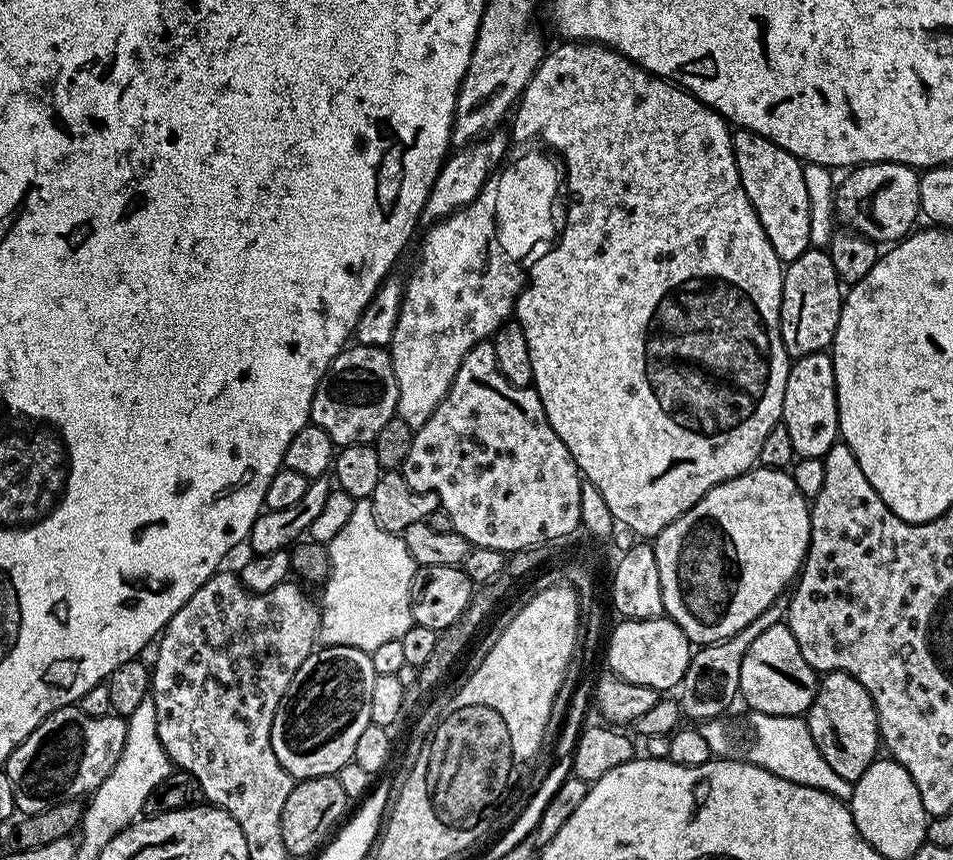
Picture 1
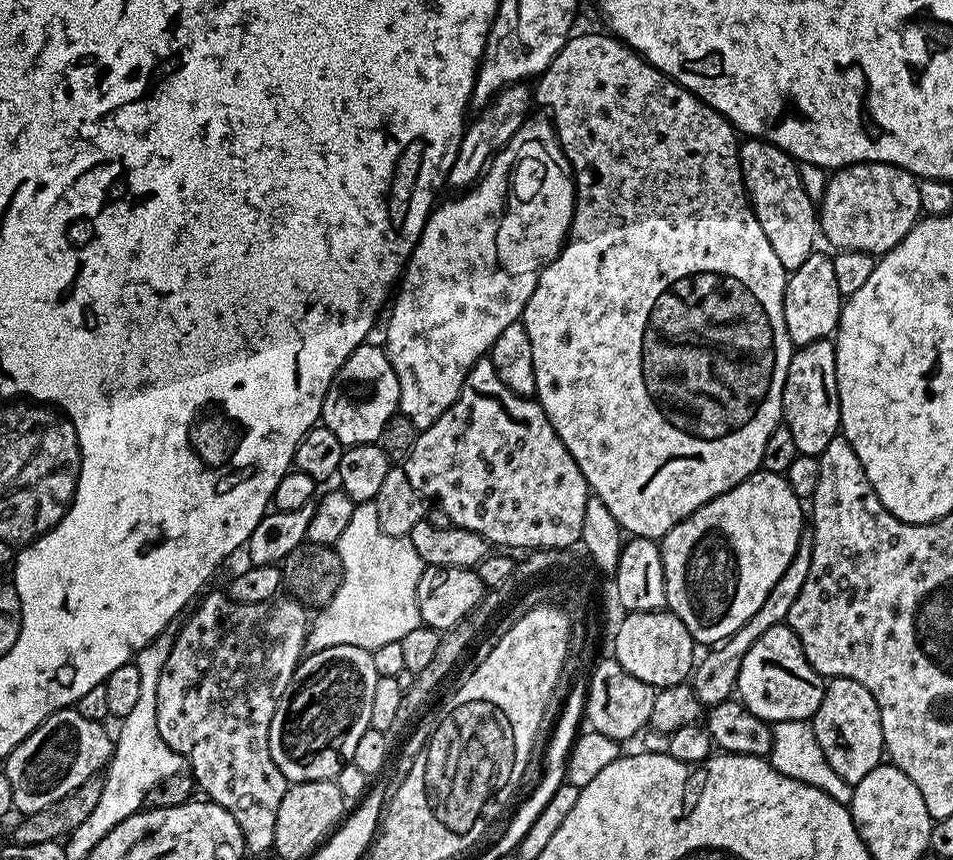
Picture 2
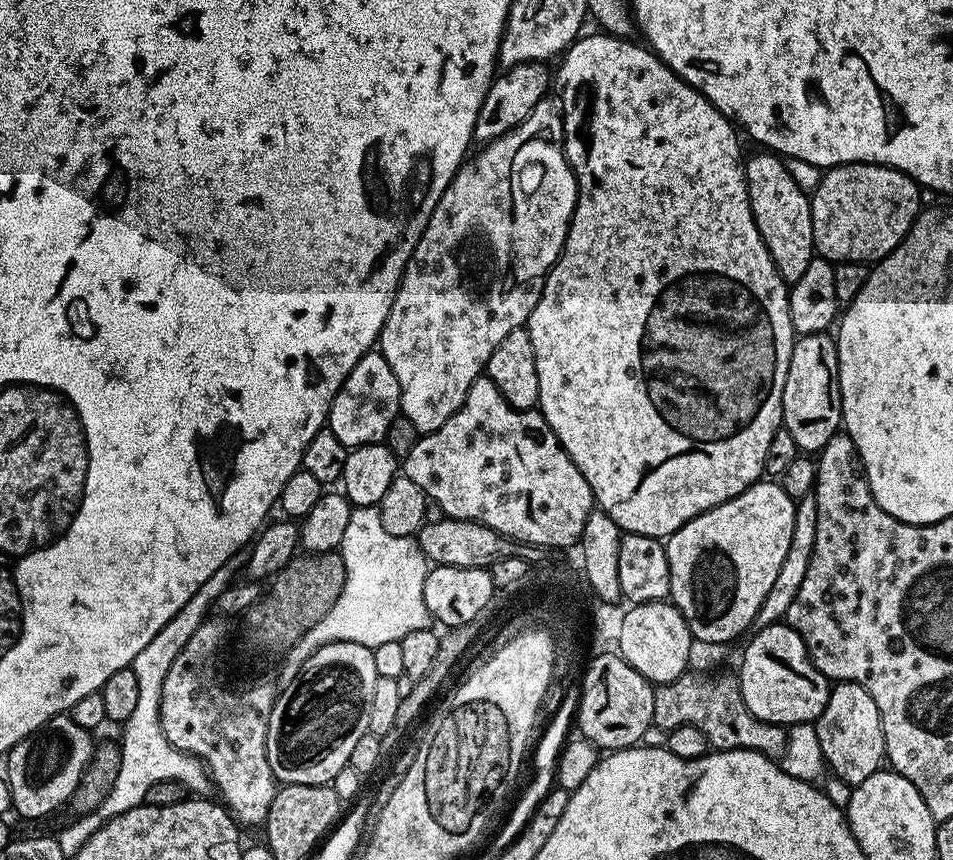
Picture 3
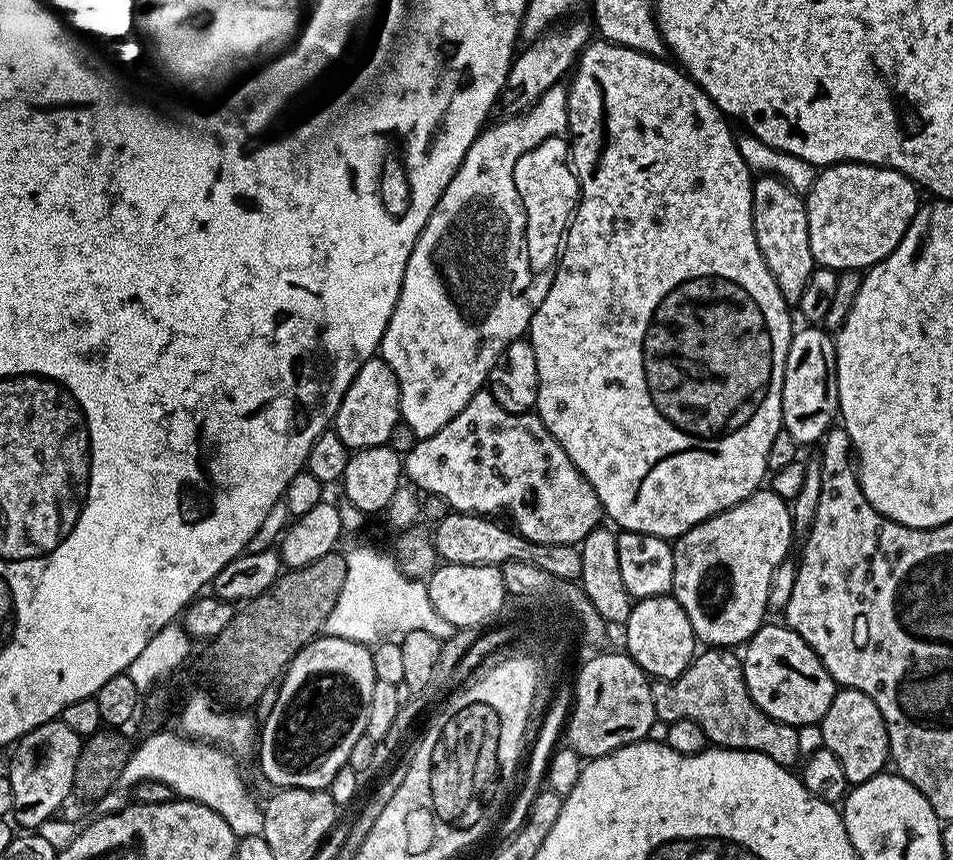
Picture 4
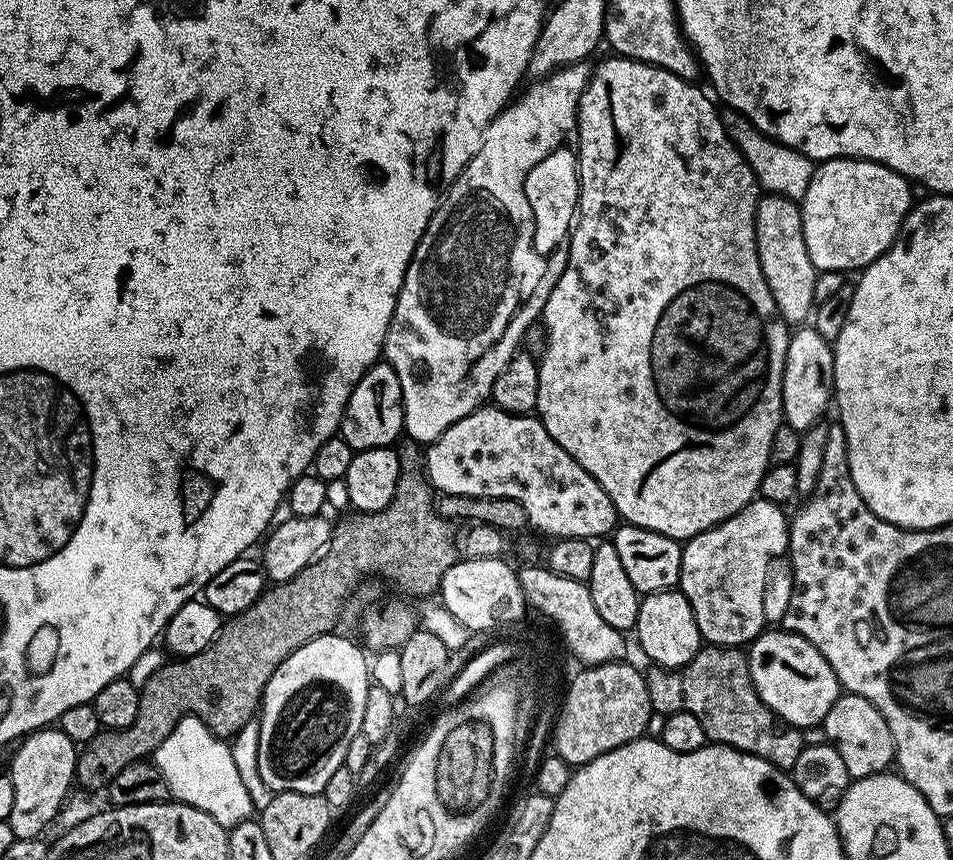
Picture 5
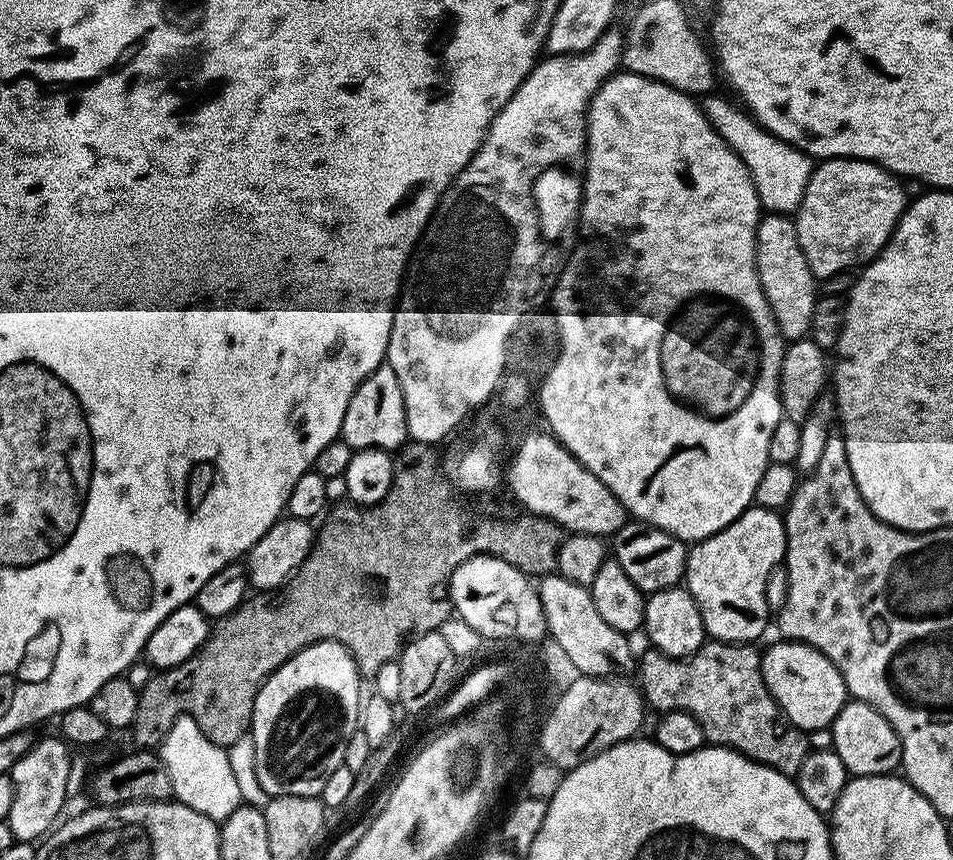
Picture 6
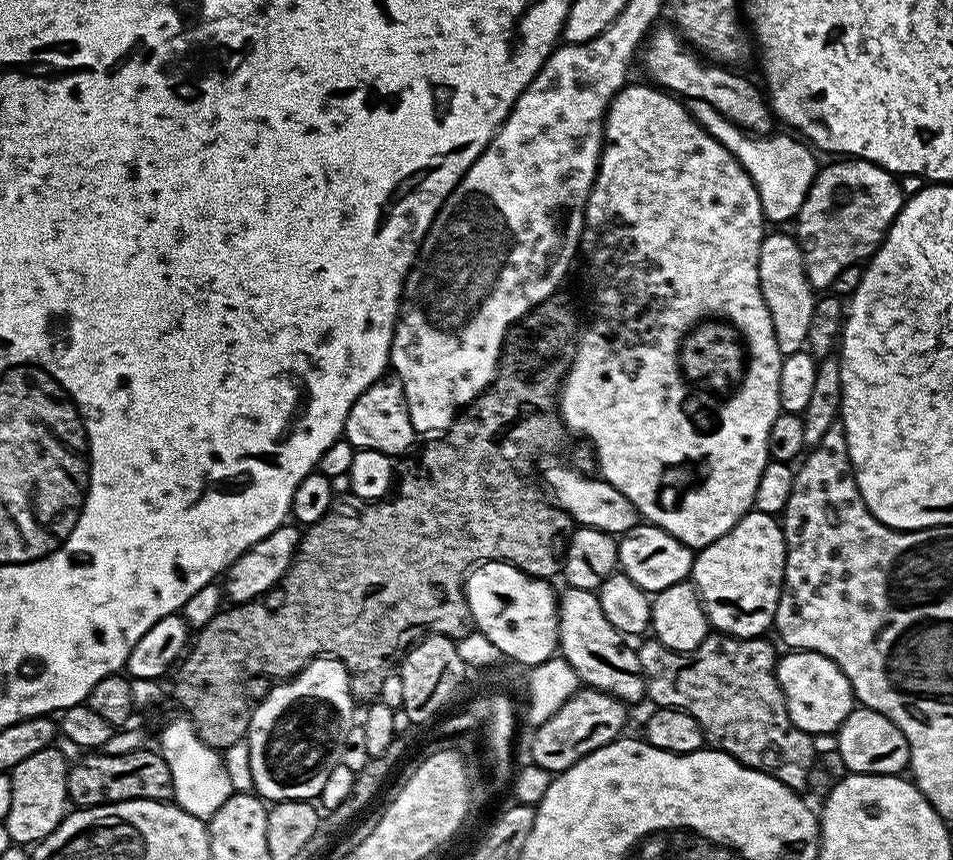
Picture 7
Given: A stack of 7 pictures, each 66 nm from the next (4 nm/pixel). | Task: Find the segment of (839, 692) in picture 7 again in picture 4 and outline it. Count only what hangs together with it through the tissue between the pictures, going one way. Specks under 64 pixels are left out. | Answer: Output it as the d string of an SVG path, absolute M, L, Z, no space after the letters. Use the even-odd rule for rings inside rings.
M780 622L765 623L746 641L744 650L742 663L748 693L767 716L797 726L820 723L826 710L830 710L838 685L822 666L818 654L794 629Z

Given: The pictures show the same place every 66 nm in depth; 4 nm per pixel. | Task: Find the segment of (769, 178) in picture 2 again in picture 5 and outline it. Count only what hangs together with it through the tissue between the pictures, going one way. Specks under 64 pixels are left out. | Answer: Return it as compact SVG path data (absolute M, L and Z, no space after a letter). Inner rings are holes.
M764 194L756 202L756 249L762 278L770 286L774 306L789 326L800 326L814 312L814 282L818 275L803 237L800 204L785 196ZM805 319L805 320L804 320Z

